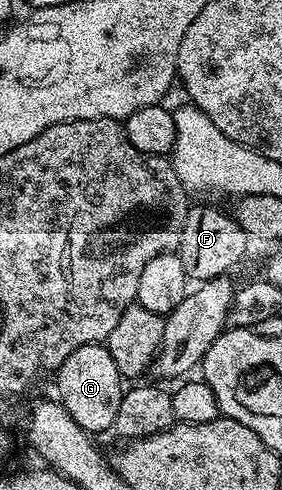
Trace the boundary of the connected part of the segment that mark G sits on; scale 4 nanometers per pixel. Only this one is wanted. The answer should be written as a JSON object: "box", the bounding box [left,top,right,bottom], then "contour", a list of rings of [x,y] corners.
{"box":[56,343,124,433],"contour":[[[100,343],[80,345],[80,349],[69,354],[68,359],[58,367],[56,378],[58,378],[56,399],[71,415],[76,425],[89,433],[106,430],[109,432],[113,428],[124,394],[124,380],[116,369],[116,361],[112,361],[112,353],[105,345]]]}

